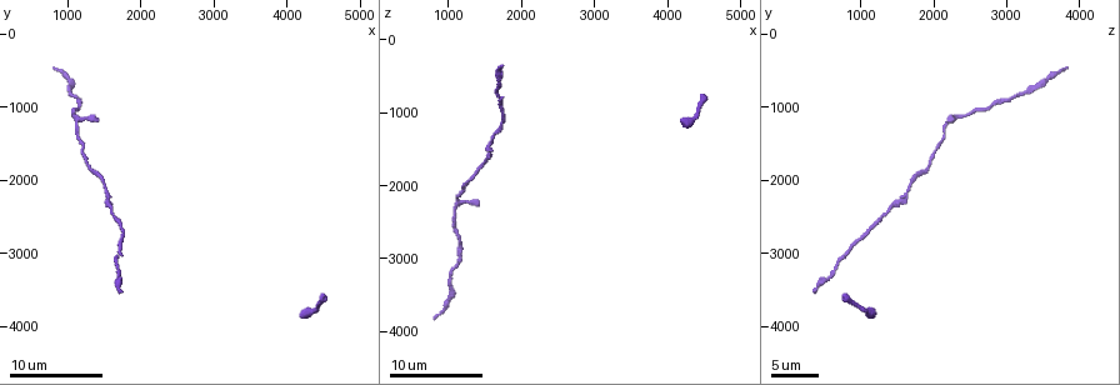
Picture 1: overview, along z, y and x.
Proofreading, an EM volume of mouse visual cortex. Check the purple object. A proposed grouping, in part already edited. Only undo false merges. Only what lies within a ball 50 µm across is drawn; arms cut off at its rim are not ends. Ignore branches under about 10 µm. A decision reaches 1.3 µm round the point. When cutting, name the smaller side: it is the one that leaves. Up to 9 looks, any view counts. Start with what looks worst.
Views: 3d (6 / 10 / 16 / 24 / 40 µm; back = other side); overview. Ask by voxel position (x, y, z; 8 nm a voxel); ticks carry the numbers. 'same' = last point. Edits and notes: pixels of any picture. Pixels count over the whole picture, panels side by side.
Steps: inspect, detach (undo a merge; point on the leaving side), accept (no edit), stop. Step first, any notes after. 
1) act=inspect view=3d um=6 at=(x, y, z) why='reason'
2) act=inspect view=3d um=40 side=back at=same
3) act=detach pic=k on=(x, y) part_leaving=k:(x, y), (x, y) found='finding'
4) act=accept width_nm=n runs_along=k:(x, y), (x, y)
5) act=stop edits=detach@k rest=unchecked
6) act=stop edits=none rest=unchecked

act=inspect view=3d um=10 at=(1100, 1150, 2450) why='thin neck'

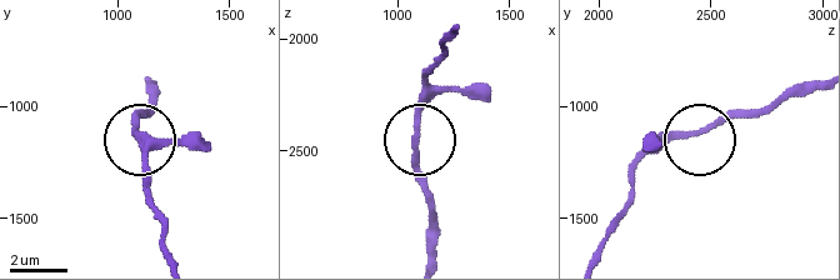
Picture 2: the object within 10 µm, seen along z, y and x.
act=accept runs_along=2:(453, 28), (426, 78), (416, 120), (431, 219) found='continuous, no second neuron'

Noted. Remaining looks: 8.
act=inspect view=3d um=10 at=(1350, 1900, 1900) why='calibre changes'

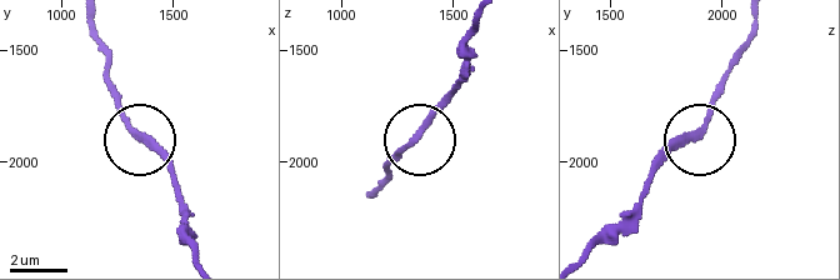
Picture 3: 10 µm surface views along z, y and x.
act=accept width_nm=250 runs_along=3:(584, 251), (694, 138), (723, 83) found='continuous, no second neuron'

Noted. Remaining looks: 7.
act=inspect view=3d um=16 at=(1100, 850, 3050) why='sudden change in width'

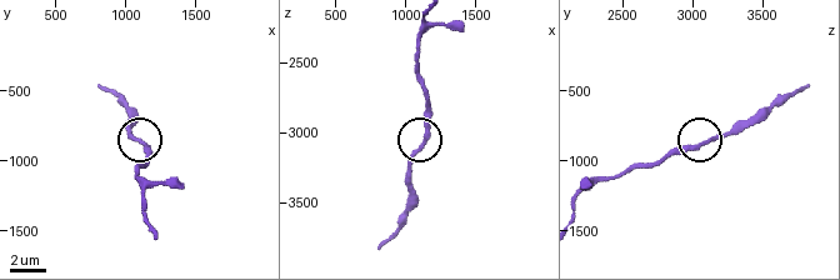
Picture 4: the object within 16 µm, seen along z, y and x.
act=inspect view=3d um=6 at=(1140, 900, 3000) why='zoom in'

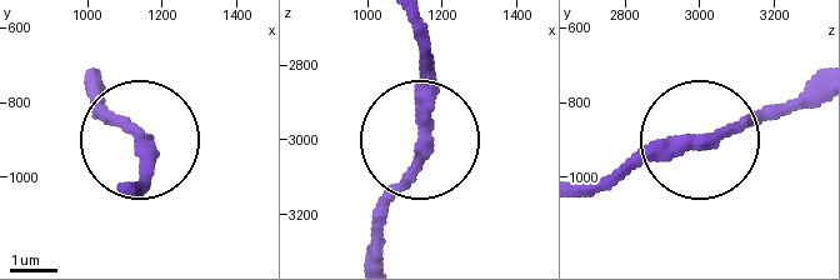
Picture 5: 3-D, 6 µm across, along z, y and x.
act=accept runs_along=5:(583, 199), (761, 119), (805, 83) found='one neuron here'

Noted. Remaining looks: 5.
act=inspect view=3d um=10 at=(1750, 2600, 1200)

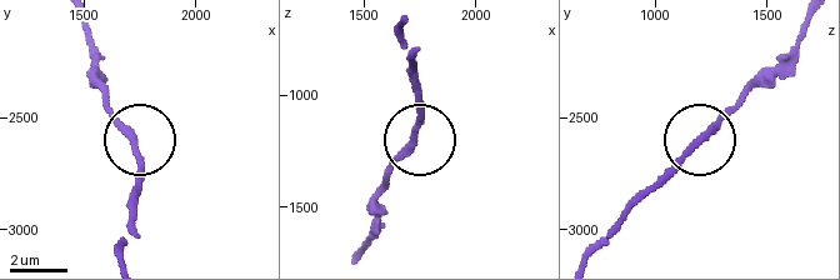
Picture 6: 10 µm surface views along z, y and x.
act=inspect view=3d um=10 side=back at=(1730, 2590, 1200)

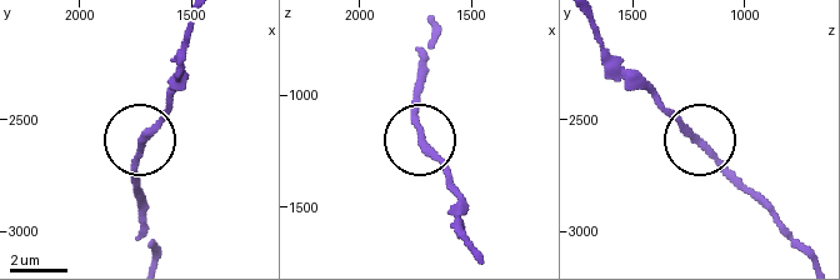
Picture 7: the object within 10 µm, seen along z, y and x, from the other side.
act=accept runs_along=7:(140, 145), (188, 79) found='one neuron here'

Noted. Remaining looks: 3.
act=stop edits=none rest=unchecked

